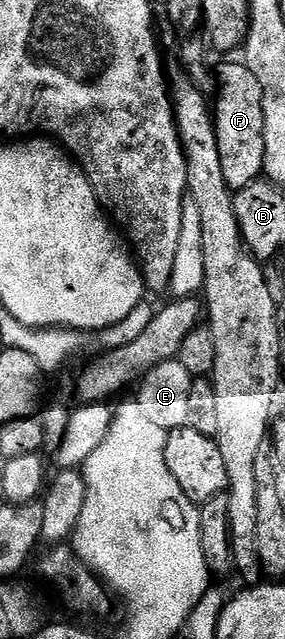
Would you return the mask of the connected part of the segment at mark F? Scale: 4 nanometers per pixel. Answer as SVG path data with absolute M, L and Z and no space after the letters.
M246 63L223 64L217 68L217 88L219 93L213 96L213 119L217 134L217 150L221 150L221 166L225 173L225 182L229 182L231 191L236 193L245 186L263 176L265 162L265 106L261 102L261 82L257 82L253 70L247 68Z

